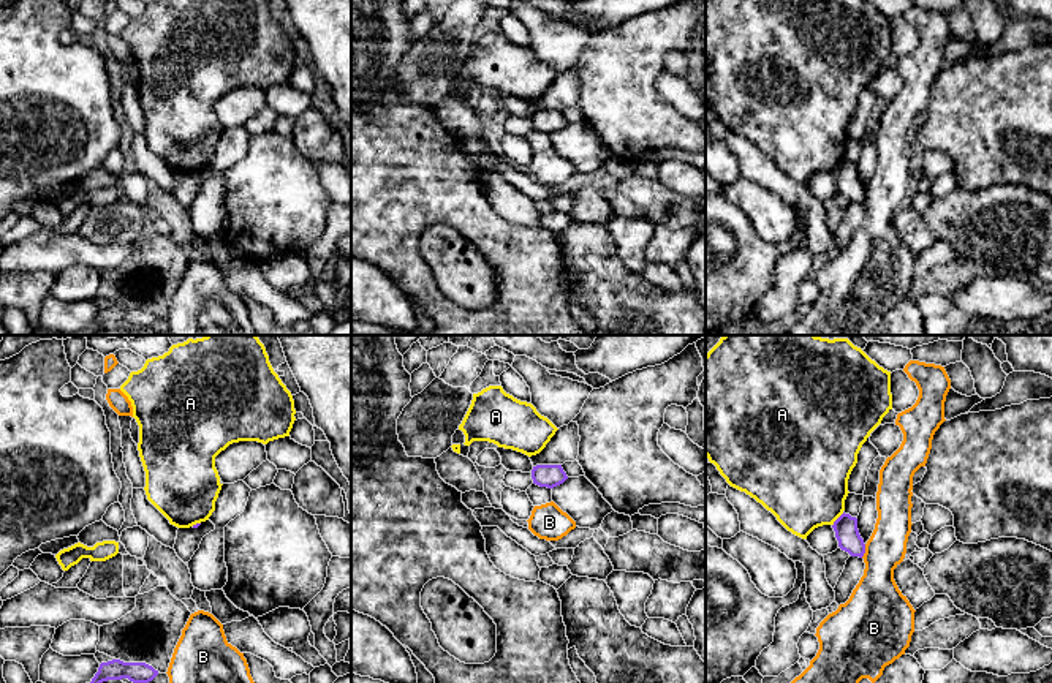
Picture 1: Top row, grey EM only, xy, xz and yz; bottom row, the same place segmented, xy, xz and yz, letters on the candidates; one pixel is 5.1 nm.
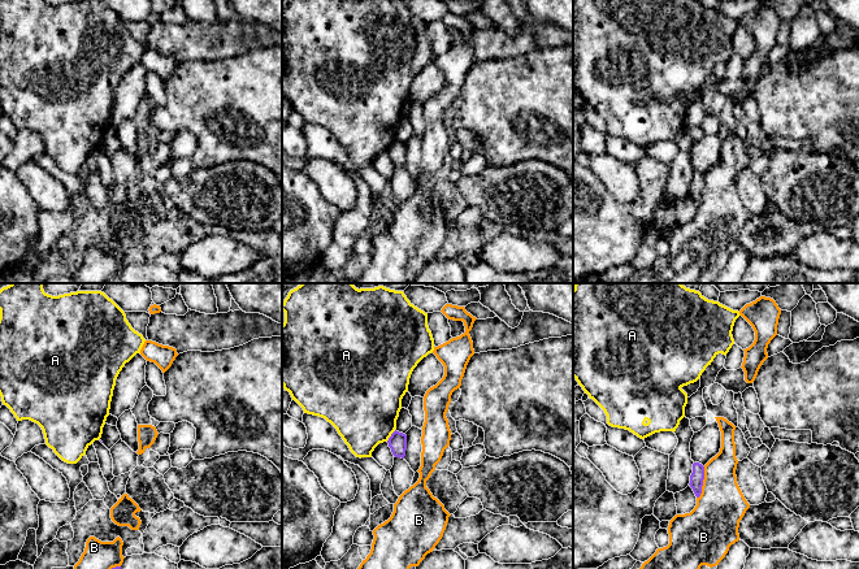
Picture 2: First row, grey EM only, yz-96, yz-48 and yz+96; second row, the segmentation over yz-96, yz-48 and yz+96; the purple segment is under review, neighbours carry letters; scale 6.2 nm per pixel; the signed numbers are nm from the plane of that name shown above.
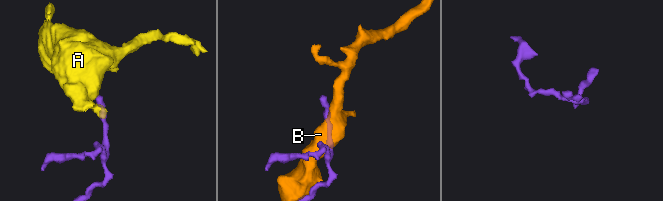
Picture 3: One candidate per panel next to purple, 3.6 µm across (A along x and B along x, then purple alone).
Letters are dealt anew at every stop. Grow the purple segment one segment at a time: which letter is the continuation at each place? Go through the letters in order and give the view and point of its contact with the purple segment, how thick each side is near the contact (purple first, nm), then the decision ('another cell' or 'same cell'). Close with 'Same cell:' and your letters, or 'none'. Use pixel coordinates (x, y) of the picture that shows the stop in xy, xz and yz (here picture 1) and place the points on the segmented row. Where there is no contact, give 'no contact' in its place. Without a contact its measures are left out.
A: meets purple in yz at (837, 519); 120 nm thick on the purple side, 440 nm on the other; another cell
B: meets purple in yz at (864, 550); 120 nm thick on the purple side, 240 nm on the other; another cell
Same cell: none

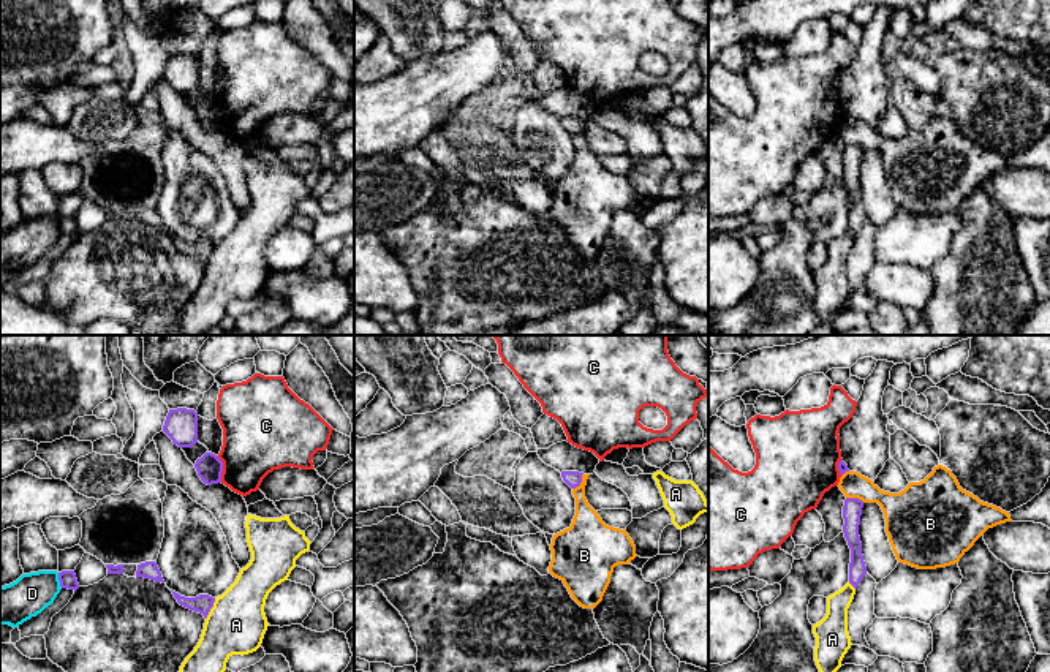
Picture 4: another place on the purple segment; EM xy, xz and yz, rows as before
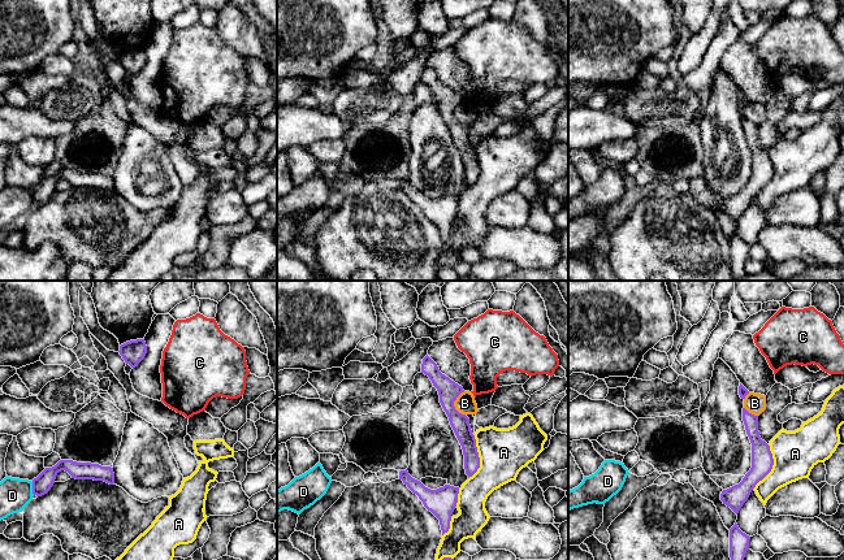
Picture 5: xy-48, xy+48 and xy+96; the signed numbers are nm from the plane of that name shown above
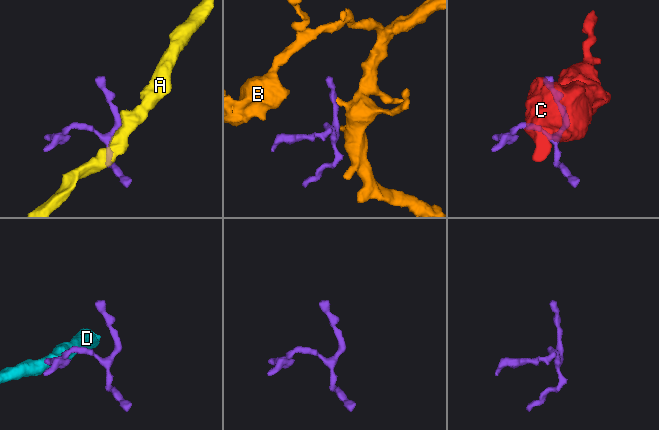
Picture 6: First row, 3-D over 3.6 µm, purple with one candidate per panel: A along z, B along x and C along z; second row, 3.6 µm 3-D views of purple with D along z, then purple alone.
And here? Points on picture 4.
A: meets purple in xy at (211, 607); 90 nm thick on the purple side, 300 nm on the other; another cell
B: meets purple in xz at (581, 481); 80 nm thick on the purple side, 170 nm on the other; another cell
C: meets purple in xy at (222, 468); 140 nm thick on the purple side, 360 nm on the other; another cell
D: meets purple in xy at (59, 579); 80 nm thick on the purple side, 200 nm on the other; another cell
Same cell: none

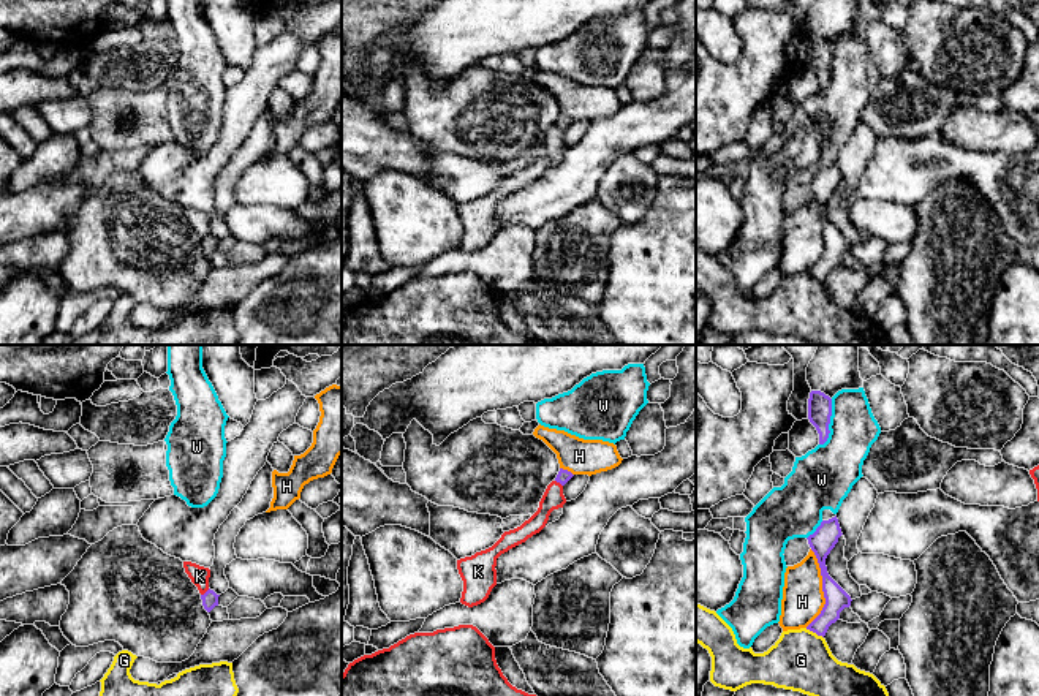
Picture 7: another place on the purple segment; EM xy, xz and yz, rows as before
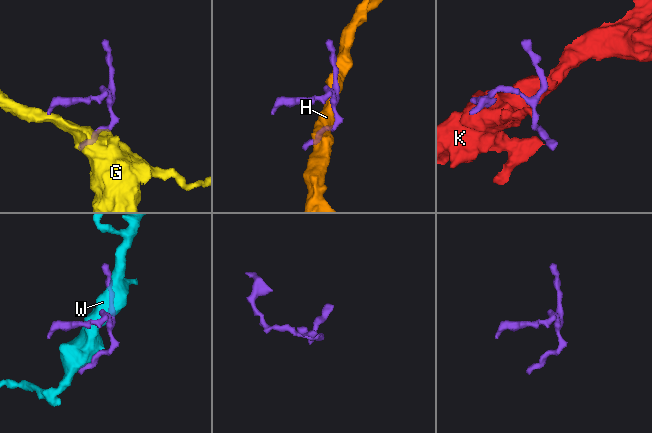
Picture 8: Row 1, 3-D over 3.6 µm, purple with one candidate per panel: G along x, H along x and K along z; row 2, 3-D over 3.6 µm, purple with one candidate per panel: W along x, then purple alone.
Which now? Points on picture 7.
G: meets purple in yz at (815, 631); 110 nm thick on the purple side, 320 nm on the other; another cell
H: meets purple in yz at (823, 589); 120 nm thick on the purple side, 220 nm on the other; another cell
K: meets purple in xy at (206, 592); 80 nm thick on the purple side, 100 nm on the other; another cell
W: meets purple in yz at (829, 423); 130 nm thick on the purple side, 280 nm on the other; another cell
Same cell: none

